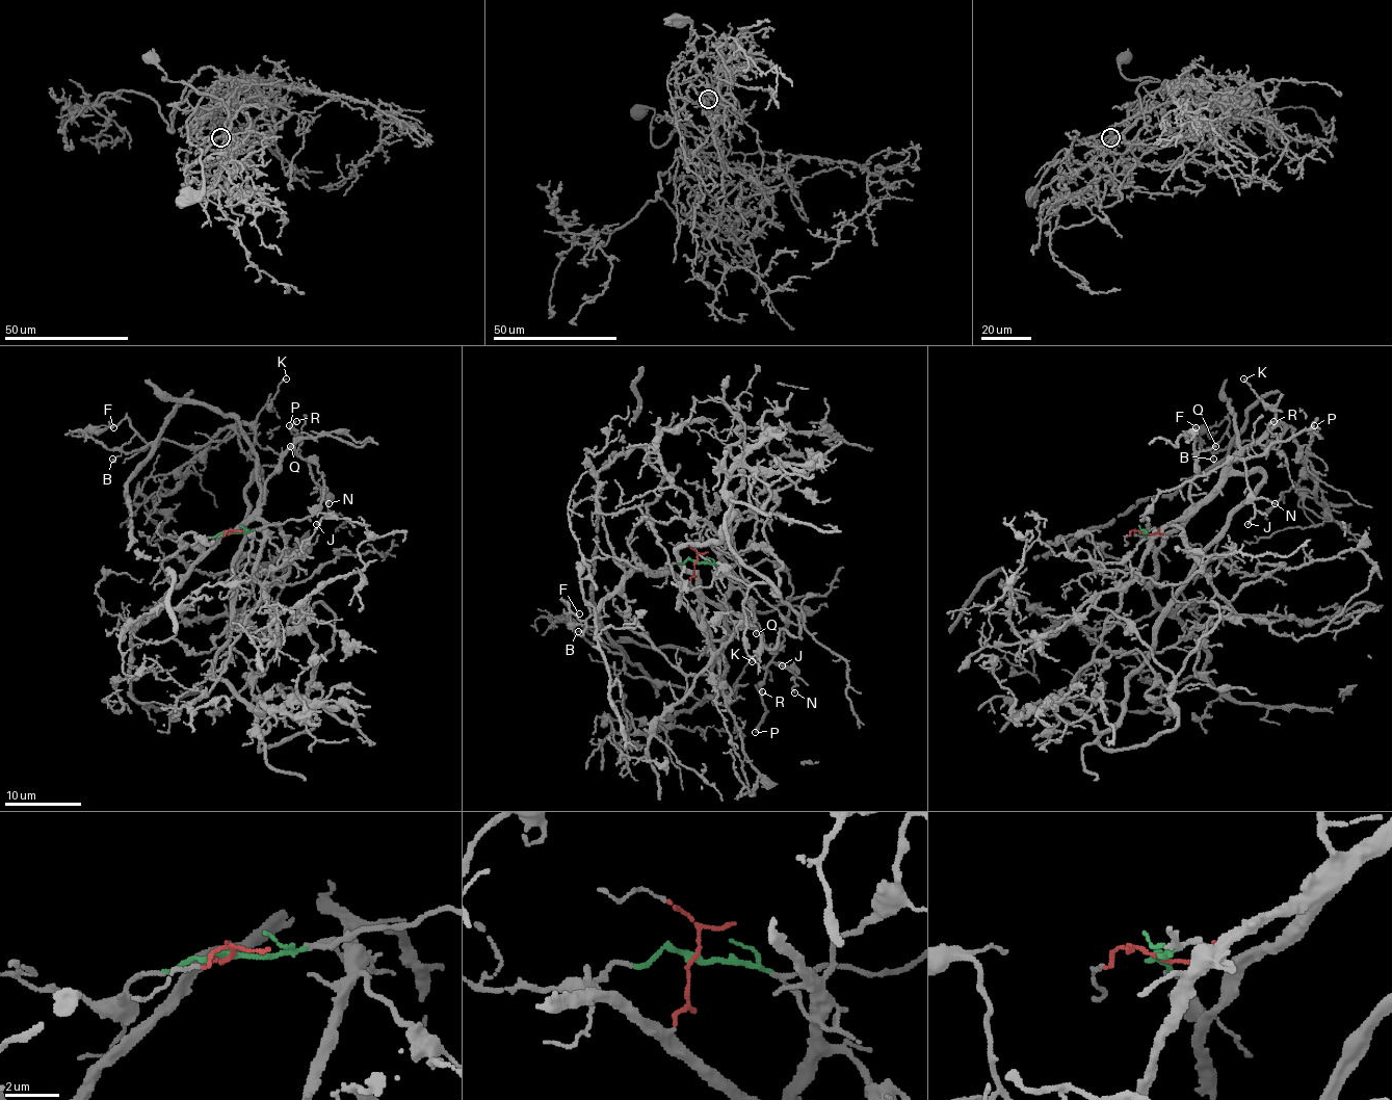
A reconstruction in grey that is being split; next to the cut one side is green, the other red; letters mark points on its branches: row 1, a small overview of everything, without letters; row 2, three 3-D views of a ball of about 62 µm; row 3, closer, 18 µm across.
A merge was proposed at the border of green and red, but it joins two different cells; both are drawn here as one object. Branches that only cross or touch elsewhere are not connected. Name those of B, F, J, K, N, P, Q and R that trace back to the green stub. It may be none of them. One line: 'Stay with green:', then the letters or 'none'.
Stay with green: J, N, P, R

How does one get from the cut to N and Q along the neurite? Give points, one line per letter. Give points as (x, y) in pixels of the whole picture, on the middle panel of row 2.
N: (697, 561), (751, 567), (769, 559), (785, 571), (793, 592), (789, 623), (773, 659), (796, 673), (794, 691)
Q: (697, 561), (691, 584), (714, 603), (730, 607), (737, 614), (746, 614), (756, 634)

